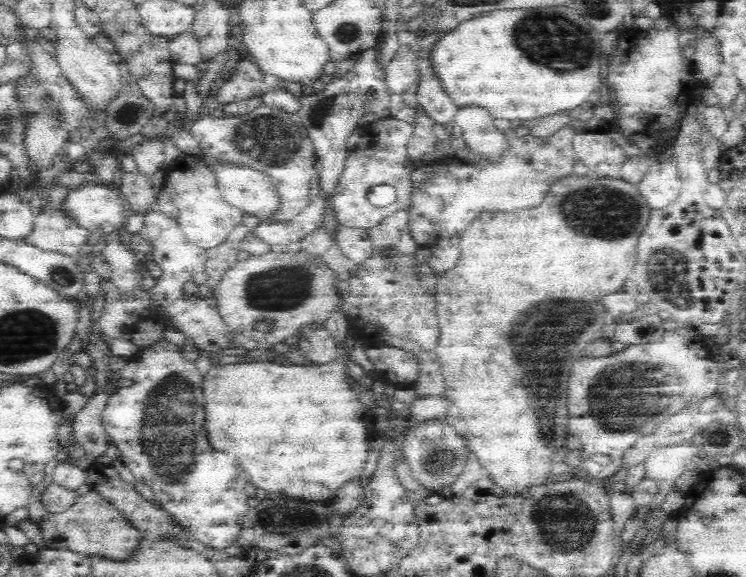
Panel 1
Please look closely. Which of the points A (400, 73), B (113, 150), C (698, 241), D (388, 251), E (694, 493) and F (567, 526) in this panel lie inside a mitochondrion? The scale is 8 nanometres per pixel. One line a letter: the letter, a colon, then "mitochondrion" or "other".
A: other
B: other
C: other
D: mitochondrion
E: other
F: mitochondrion

